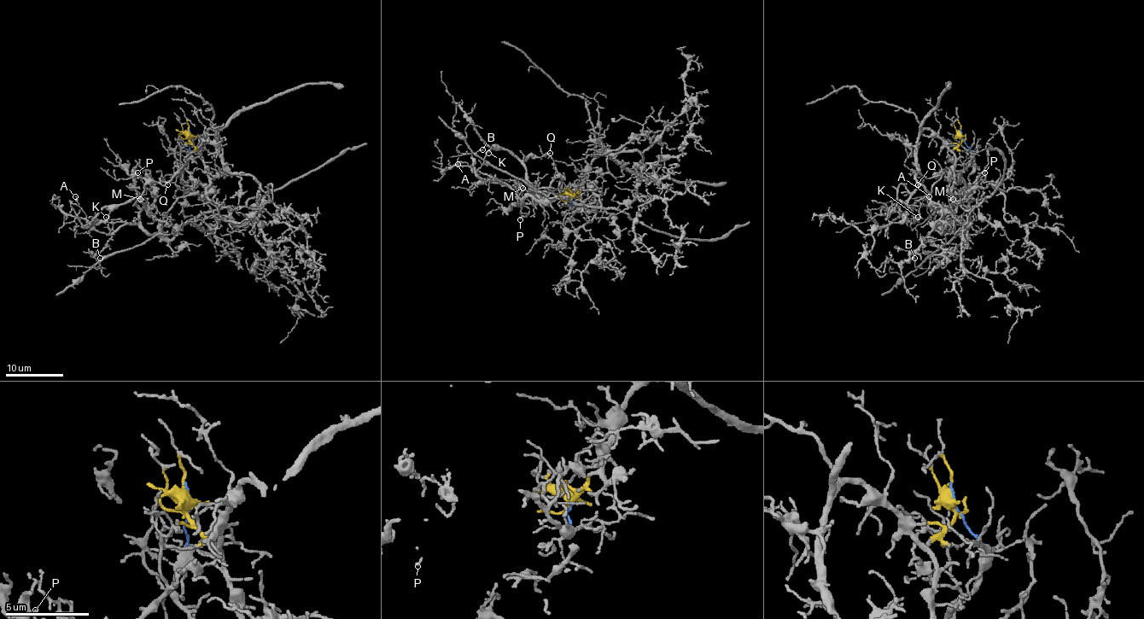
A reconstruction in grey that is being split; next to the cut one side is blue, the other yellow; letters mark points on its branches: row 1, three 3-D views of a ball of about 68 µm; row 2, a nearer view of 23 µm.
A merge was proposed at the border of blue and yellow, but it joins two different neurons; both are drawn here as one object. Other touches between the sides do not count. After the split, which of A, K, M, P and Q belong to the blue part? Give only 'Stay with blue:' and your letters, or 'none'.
Stay with blue: A, K, M, P, Q

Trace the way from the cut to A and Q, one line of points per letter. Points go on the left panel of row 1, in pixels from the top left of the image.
A: (191, 136), (186, 163), (168, 182), (152, 184), (152, 203), (137, 223), (99, 231), (75, 195)
Q: (191, 136), (186, 163), (152, 184), (139, 223), (148, 233), (158, 222), (141, 197), (148, 183), (168, 184)

